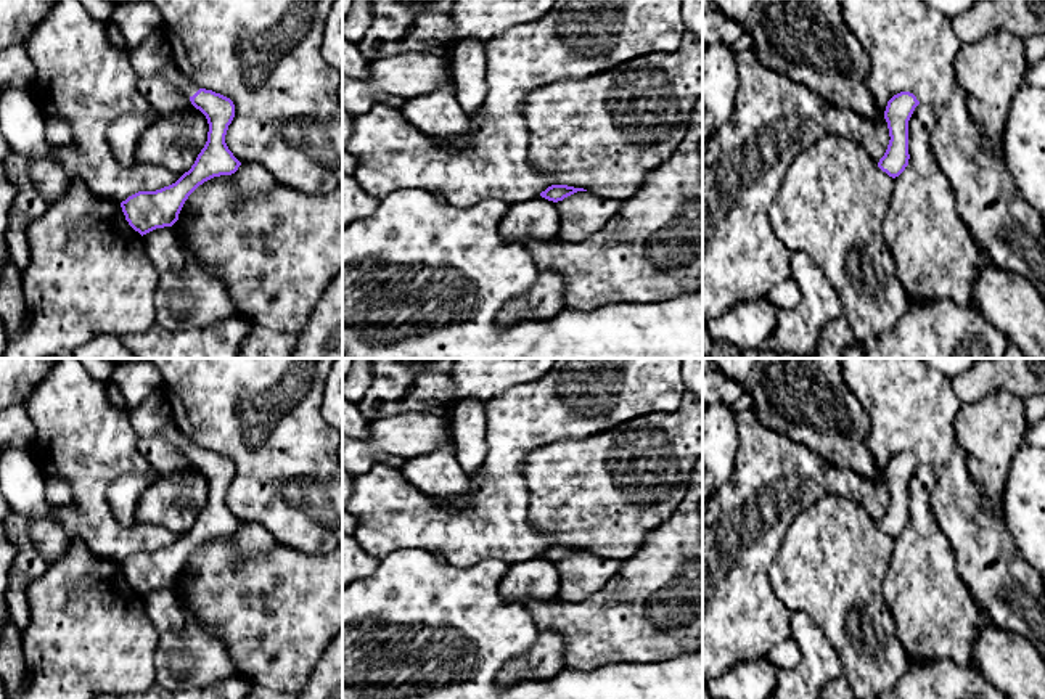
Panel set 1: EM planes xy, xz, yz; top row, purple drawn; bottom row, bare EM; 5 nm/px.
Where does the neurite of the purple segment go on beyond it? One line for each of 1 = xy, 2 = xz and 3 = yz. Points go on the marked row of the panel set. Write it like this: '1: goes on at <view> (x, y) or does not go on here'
1: goes on at xy (153, 57)
2: does not go on here
3: does not go on here

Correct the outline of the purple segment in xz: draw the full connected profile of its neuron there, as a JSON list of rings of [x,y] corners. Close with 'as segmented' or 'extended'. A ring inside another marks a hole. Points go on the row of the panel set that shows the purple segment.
[[[551,185],[545,191],[542,191],[540,196],[548,201],[558,202],[577,191],[587,191],[587,190],[574,188],[574,186],[568,186],[568,185]]]; as segmented

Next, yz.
[[[900,92],[887,101],[884,119],[891,140],[878,167],[892,178],[908,166],[908,121],[918,104],[920,101],[910,92]]]; as segmented

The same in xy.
[[[164,35],[130,50],[130,63],[138,77],[162,76],[182,88],[209,124],[207,141],[188,172],[169,186],[138,191],[121,202],[125,220],[143,236],[156,228],[172,227],[185,201],[199,185],[214,177],[235,174],[241,162],[225,143],[228,125],[235,117],[233,101],[212,90],[199,88],[182,74]]]; extended

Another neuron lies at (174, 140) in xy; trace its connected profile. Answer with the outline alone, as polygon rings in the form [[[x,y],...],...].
[[[196,108],[158,114],[156,121],[138,138],[137,161],[185,174],[204,148],[207,132],[207,119]]]

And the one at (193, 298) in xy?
[[[175,222],[172,230],[185,264],[178,272],[159,272],[156,323],[169,331],[183,331],[240,317],[227,286],[186,249],[182,223]]]

